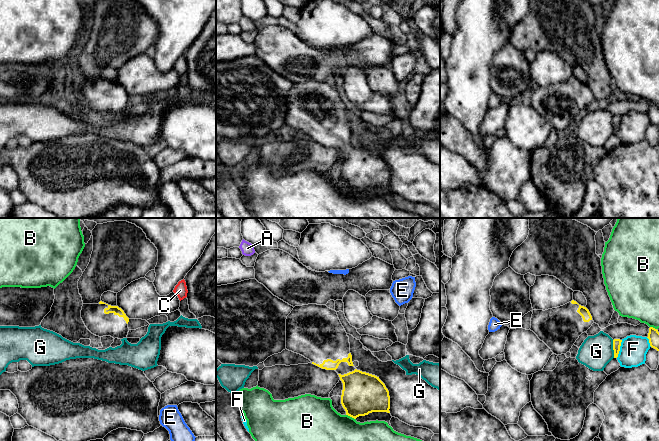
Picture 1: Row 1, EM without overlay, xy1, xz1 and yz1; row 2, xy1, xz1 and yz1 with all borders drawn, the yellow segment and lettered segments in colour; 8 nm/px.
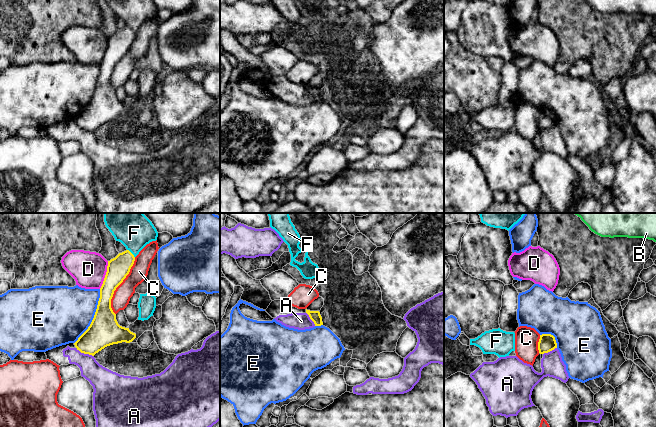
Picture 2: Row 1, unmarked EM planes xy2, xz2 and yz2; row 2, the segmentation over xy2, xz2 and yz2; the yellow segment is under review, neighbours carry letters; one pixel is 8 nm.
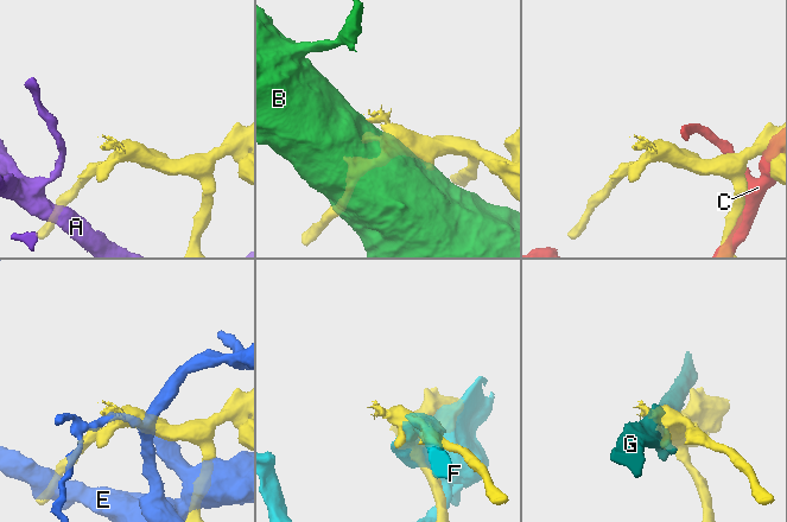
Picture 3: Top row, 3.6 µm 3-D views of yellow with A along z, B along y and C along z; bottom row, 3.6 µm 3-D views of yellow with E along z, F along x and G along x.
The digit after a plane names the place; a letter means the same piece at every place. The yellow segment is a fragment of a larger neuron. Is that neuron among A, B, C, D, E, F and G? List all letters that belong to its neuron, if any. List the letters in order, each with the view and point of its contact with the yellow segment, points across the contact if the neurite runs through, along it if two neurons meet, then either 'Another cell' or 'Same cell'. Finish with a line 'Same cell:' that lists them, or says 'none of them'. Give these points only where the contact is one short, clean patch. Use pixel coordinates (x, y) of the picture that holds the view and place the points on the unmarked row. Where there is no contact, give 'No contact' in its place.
A: Touches yellow at xy2 (85, 129). Boundary: xy2 (76, 125), (93, 132). Another cell
B: Touches yellow at xz1 (351, 192). Another cell
C: Touches yellow at xy2 (118, 61). Another cell
D: Touches yellow at xy2 (105, 51). Boundary: xy2 (108, 37), (106, 50), (99, 64). Another cell
E: Touches yellow at xy2 (94, 92). Another cell
F: Touches yellow at yz1 (619, 125). Another cell
G: Touches yellow at yz1 (613, 125). Another cell
Same cell: none of them

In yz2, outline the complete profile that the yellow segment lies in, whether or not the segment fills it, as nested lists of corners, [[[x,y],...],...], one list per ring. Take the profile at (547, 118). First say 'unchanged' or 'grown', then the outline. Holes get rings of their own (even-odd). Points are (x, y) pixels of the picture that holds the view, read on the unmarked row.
unchanged; [[[542,110],[538,118],[538,126],[540,130],[548,129],[557,124],[555,113],[551,110]]]

